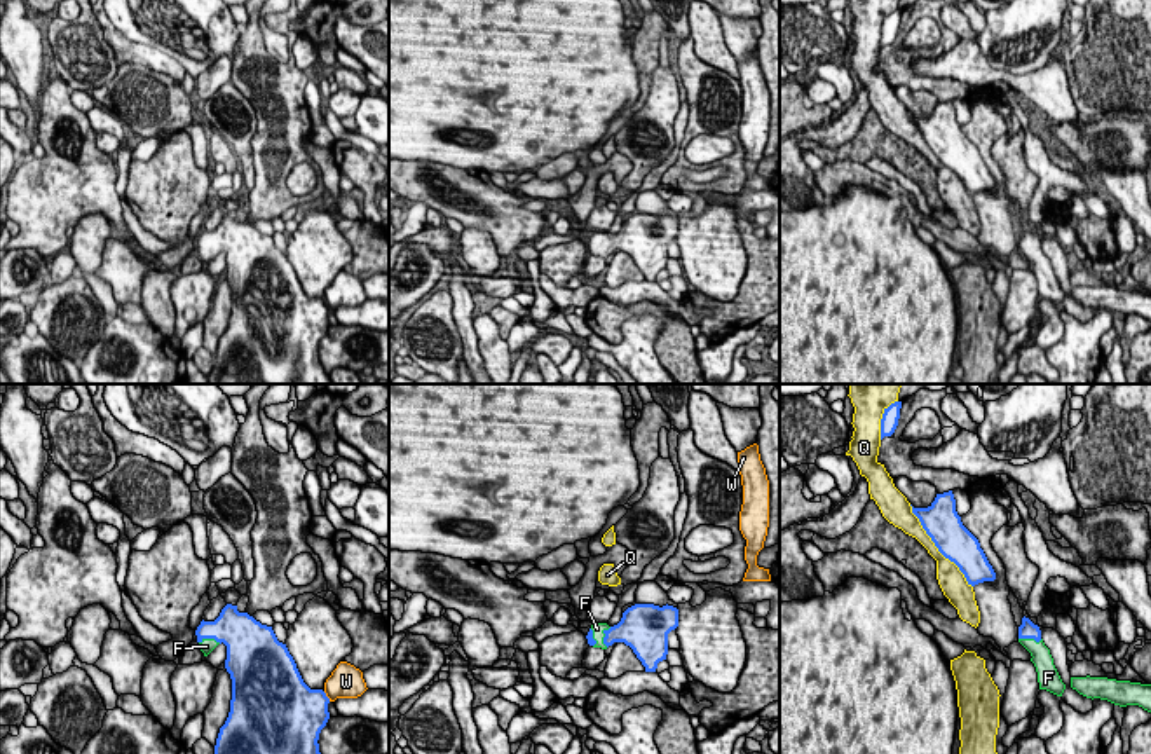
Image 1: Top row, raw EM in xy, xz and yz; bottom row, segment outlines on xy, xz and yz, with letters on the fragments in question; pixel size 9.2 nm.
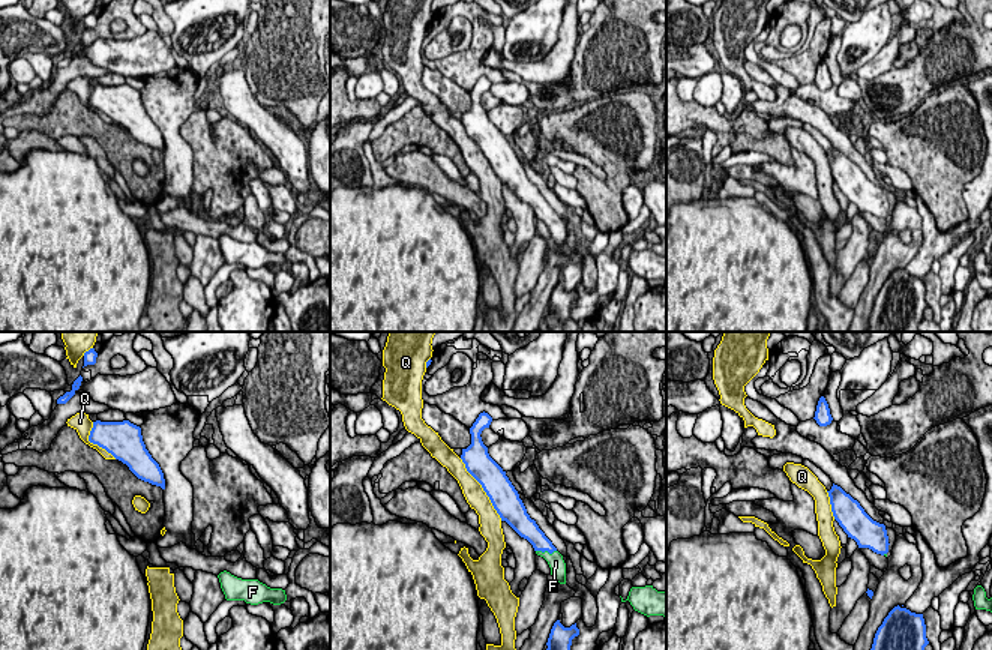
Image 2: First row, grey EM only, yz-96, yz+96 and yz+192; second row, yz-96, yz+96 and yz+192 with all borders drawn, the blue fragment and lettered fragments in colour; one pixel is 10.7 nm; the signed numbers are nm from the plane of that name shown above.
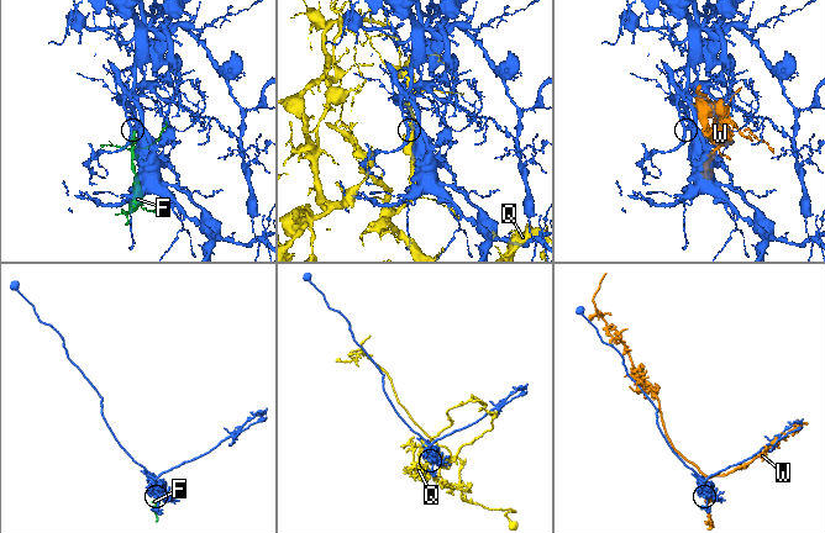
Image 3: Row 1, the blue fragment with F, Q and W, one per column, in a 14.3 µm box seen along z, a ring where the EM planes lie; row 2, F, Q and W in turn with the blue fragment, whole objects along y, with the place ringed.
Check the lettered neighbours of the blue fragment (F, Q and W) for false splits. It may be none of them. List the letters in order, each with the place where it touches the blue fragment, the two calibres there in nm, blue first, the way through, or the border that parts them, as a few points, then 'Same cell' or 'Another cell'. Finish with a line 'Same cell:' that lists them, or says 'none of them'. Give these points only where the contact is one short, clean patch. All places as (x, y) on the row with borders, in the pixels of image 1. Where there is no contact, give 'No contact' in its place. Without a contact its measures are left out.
F: Touches blue at xz (606, 636). Thickness 280 nm (blue) against 100 nm. Path across: xz (632, 629), (606, 636), (597, 629). Same cell
Q: Touches blue at yz (935, 545). Thickness 340 nm (blue) against 190 nm. Another cell
W: Touches blue at xy (326, 697). Thickness 440 nm (blue) against 320 nm. Boundary: xy (323, 692), (330, 700). Another cell
Same cell: F

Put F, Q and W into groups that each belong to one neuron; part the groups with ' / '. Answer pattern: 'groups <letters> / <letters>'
groups F / Q / W

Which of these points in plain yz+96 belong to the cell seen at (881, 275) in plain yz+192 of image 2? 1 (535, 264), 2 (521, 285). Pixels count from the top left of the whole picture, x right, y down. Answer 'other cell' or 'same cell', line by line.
1: other cell
2: other cell

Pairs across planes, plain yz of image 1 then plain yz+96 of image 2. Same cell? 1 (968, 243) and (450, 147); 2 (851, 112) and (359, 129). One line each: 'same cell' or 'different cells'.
1: different cells
2: same cell

